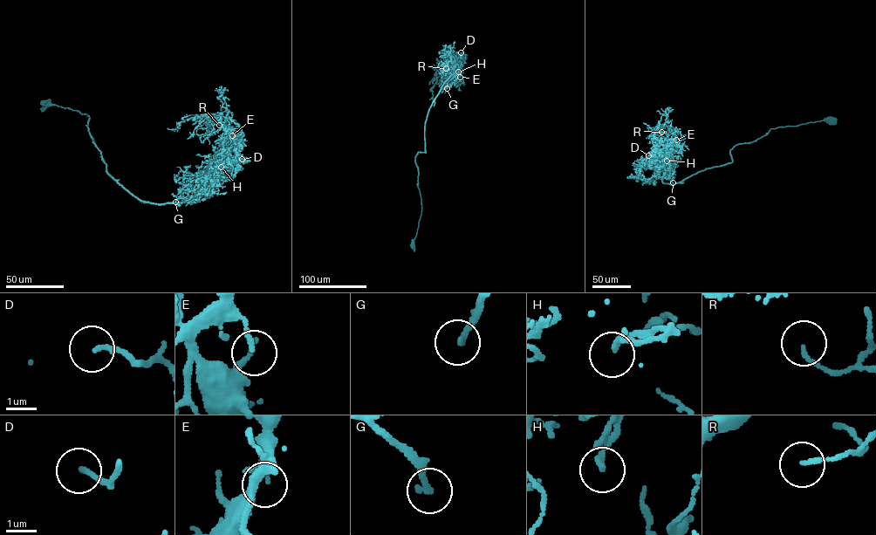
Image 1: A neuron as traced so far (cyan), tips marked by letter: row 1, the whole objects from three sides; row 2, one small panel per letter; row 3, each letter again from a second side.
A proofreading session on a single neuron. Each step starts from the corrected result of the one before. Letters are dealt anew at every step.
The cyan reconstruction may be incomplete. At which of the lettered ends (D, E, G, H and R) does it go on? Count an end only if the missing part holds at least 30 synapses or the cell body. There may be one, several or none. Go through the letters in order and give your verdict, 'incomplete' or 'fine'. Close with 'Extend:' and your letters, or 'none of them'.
D: fine
E: fine
G: fine
H: fine
R: fine
Extend: none of them

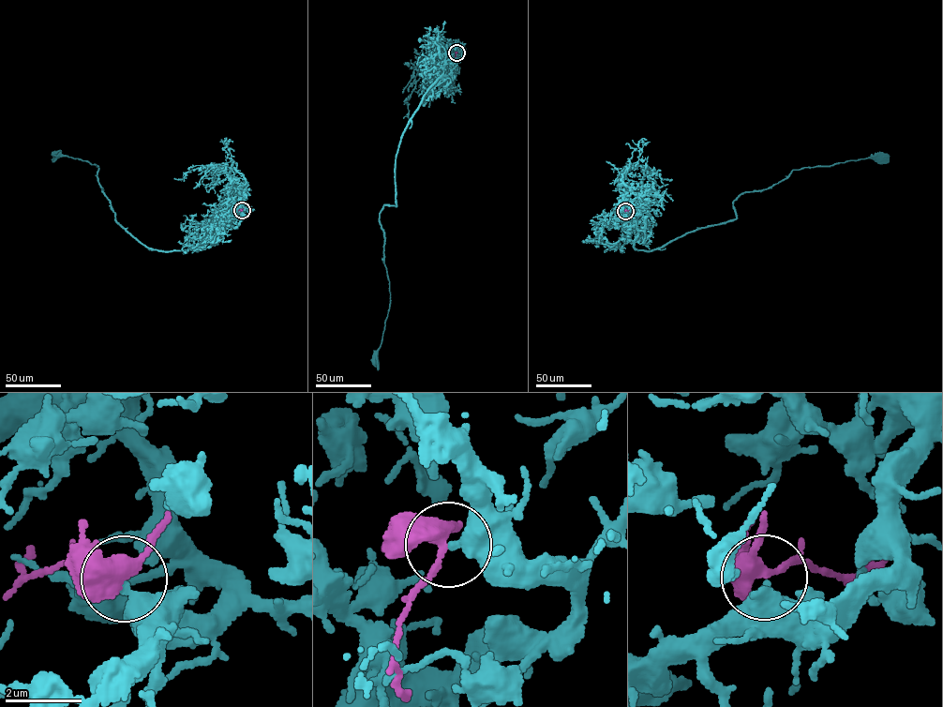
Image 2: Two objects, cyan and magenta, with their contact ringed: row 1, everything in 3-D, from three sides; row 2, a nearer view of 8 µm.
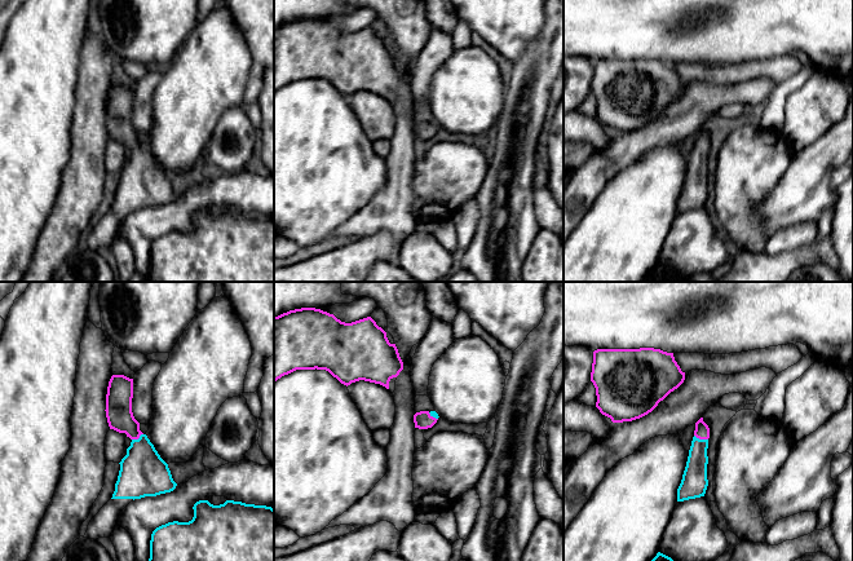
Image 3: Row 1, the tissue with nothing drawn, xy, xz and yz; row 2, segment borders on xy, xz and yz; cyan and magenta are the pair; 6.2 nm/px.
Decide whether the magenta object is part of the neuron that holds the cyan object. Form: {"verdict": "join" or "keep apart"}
{"verdict": "join"}

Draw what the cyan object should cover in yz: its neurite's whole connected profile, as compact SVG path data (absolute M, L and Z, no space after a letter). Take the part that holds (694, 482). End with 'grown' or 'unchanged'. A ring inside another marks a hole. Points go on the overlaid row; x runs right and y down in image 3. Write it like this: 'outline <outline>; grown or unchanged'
outline M700 418L695 423L694 437L689 450L686 467L681 483L677 489L677 502L704 496L707 480L707 449L708 449L710 428Z; grown

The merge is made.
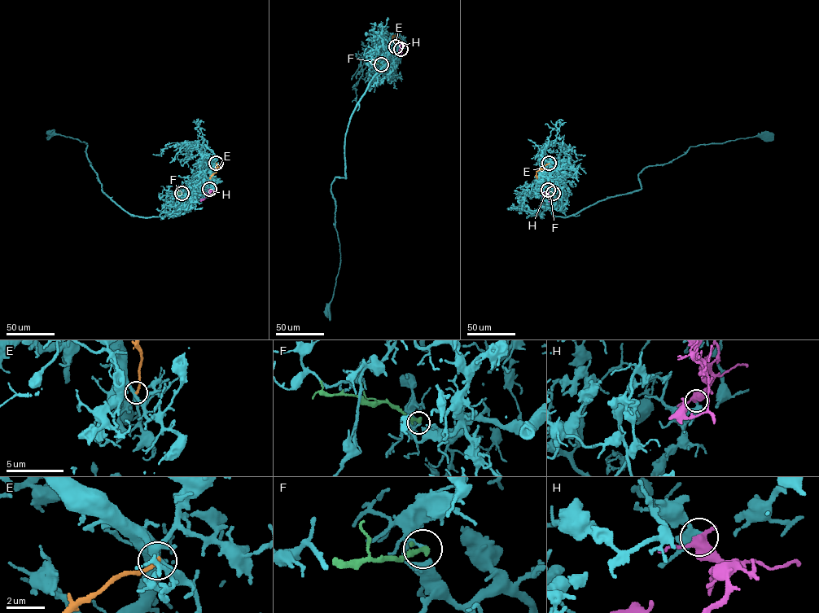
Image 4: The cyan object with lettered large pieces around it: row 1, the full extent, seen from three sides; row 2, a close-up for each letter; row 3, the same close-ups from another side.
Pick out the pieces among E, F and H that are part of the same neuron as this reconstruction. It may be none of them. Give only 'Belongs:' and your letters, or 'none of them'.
Belongs: H

